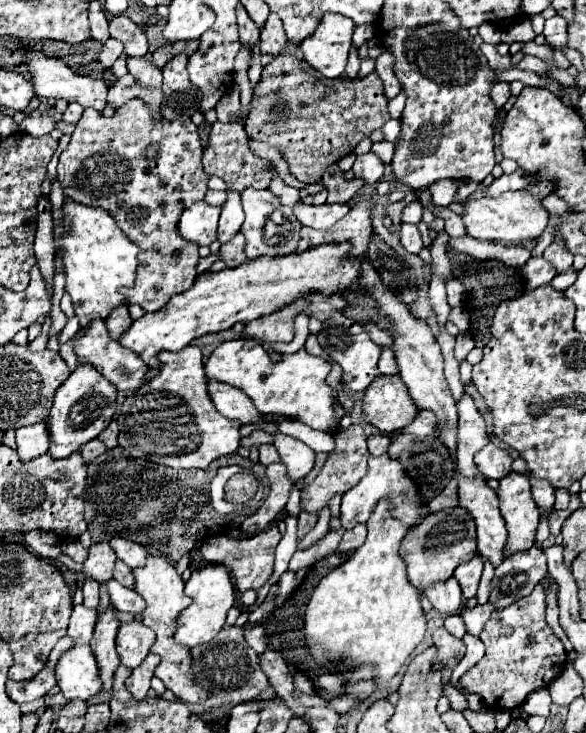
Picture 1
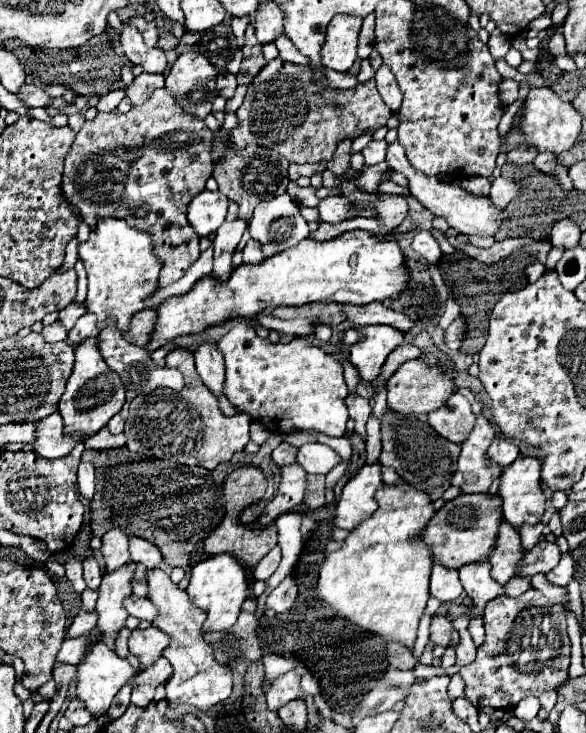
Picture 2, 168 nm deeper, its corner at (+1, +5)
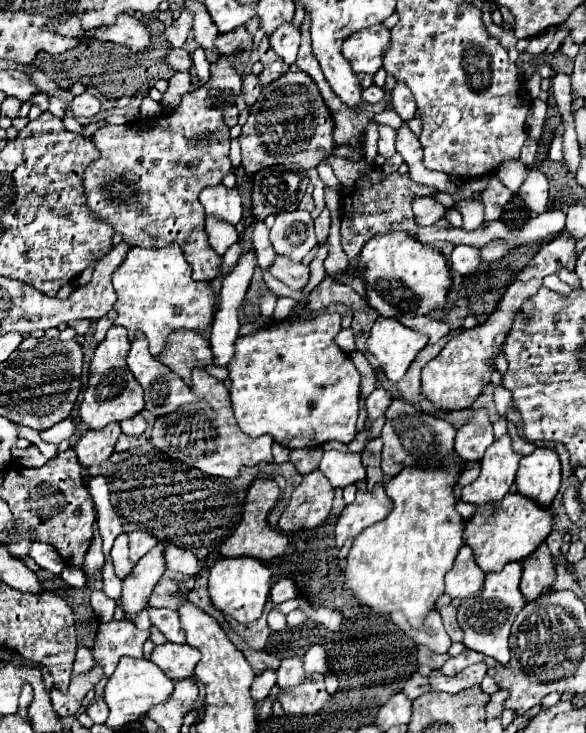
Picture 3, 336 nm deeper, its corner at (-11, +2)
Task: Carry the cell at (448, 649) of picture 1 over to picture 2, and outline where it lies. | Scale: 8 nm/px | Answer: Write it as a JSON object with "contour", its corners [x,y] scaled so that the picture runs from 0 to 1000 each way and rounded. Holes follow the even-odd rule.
{"contour":[[[741,842],[734,864],[737,864],[734,872],[744,880],[754,880],[754,883],[778,883],[782,872],[785,872],[782,861],[771,855],[771,850],[765,847],[765,842]]]}

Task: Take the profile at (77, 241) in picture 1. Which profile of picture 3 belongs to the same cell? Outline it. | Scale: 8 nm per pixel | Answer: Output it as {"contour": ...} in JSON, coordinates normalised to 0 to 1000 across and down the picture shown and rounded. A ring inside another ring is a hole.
{"contour":[[[259,325],[256,338],[225,336],[191,374],[191,387],[201,404],[191,417],[191,423],[201,426],[195,442],[212,445],[222,458],[229,458],[232,450],[242,450],[263,486],[276,480],[294,450],[352,447],[362,439],[362,420],[369,412],[365,398],[355,385],[334,385],[324,374],[328,366],[314,352],[311,338],[297,330],[270,338],[266,327]]]}

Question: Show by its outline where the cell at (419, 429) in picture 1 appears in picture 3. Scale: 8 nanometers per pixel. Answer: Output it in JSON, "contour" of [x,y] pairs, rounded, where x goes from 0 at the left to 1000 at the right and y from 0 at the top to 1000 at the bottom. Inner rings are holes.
{"contour":[[[802,557],[805,565],[795,578],[778,587],[778,619],[792,628],[819,628],[826,614],[840,606],[840,578],[829,557]]]}

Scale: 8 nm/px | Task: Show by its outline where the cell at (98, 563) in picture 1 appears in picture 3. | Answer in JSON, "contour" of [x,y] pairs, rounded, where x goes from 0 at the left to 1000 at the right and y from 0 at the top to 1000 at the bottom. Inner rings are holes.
{"contour":[[[239,723],[222,726],[218,737],[222,737],[222,764],[225,764],[225,769],[232,769],[249,753],[256,753],[270,742],[270,737],[263,731],[239,726]]]}

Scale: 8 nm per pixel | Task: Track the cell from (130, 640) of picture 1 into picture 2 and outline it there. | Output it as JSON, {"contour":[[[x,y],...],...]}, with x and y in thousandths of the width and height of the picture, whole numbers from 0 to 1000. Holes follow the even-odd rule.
{"contour":[[[266,855],[232,858],[225,861],[218,880],[222,880],[222,891],[235,896],[242,913],[249,913],[253,907],[259,907],[259,902],[276,896],[280,885],[287,883],[287,869]]]}

